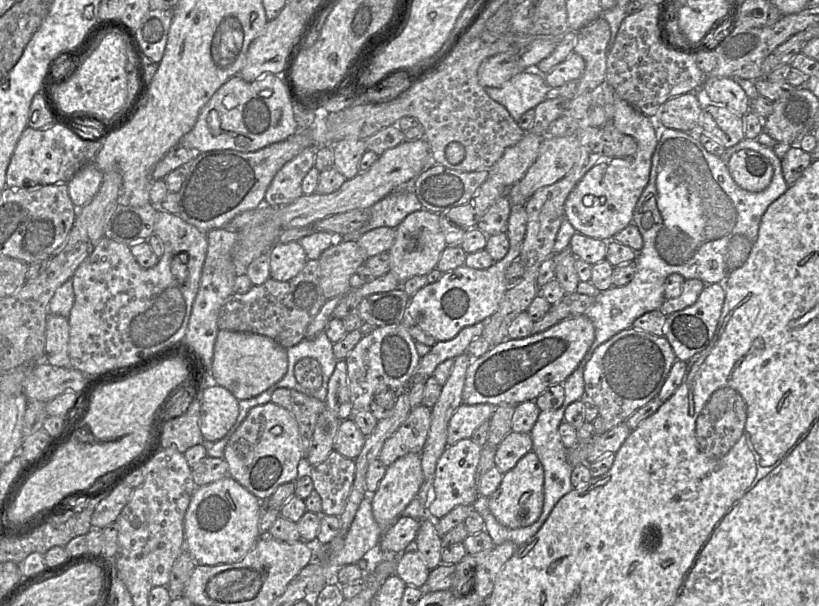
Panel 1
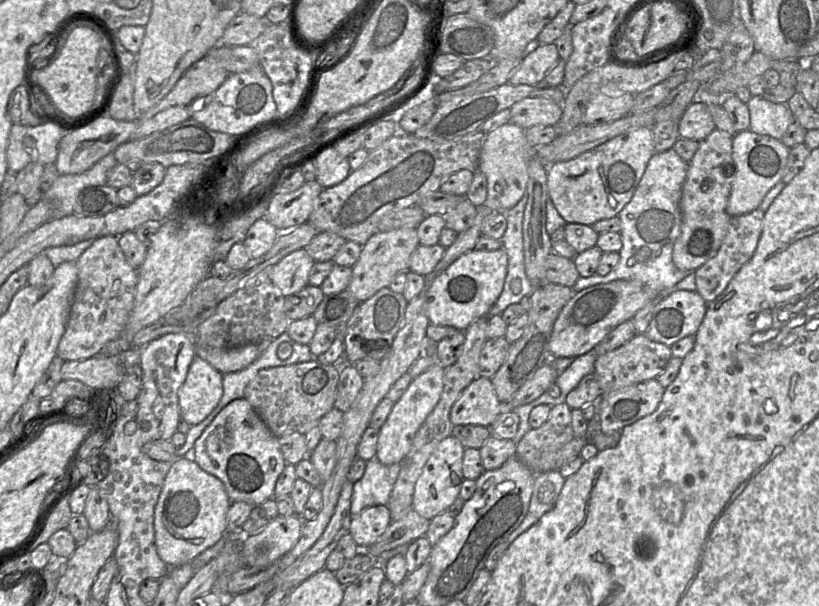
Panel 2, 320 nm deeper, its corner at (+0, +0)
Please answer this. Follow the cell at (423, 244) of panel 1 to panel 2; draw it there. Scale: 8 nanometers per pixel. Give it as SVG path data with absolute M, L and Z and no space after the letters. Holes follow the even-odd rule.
M398 228L386 232L376 232L362 246L358 261L352 267L352 279L348 291L360 302L372 297L384 287L389 287L400 272L409 272L410 257L420 245L415 228Z

